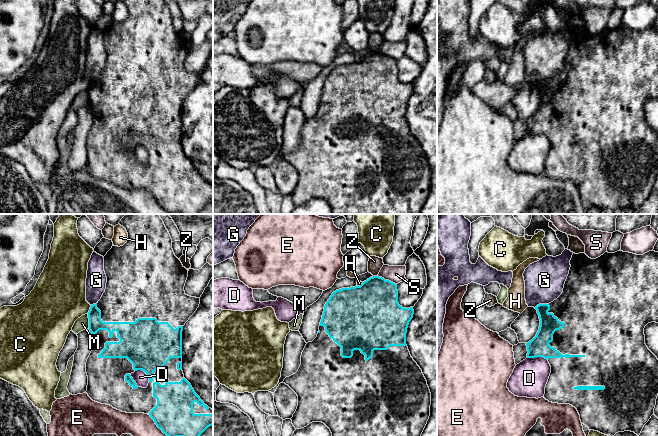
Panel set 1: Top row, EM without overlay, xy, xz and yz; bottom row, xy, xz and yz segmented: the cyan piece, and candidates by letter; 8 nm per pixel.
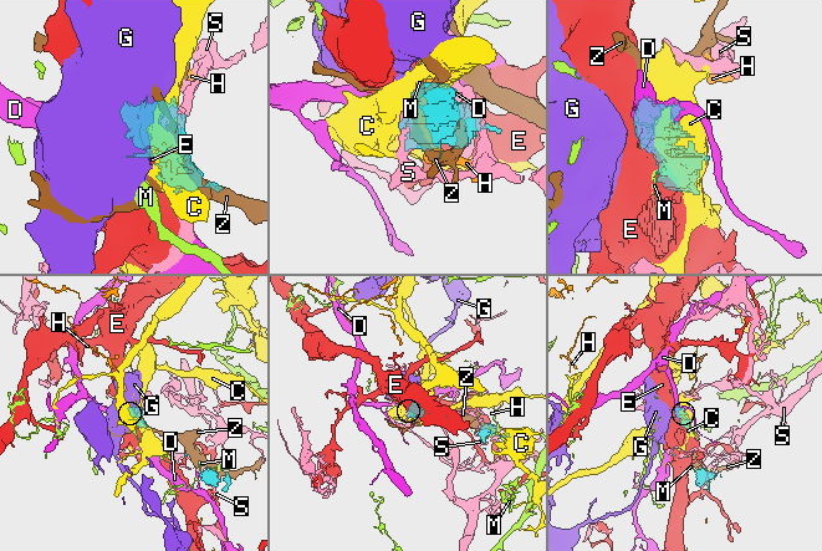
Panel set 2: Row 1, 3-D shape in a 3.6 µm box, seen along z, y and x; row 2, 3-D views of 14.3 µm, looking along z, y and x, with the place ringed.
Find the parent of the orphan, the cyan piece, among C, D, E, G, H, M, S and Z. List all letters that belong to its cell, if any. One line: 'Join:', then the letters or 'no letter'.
Join: no letter

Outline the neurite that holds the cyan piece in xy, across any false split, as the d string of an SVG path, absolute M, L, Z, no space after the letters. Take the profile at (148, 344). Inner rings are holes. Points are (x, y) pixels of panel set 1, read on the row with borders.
M126 214L119 222L128 233L128 241L123 246L112 246L104 256L104 271L107 277L106 289L101 299L91 305L88 312L89 330L93 336L93 349L86 362L86 373L88 385L86 393L95 402L110 405L113 408L126 413L148 414L157 427L167 436L200 436L208 427L213 425L213 410L209 408L195 393L191 384L184 378L182 371L182 331L183 326L195 313L200 304L200 298L191 297L185 294L184 286L188 277L188 270L175 256L172 249L172 239L166 229L163 220L158 214ZM137 370L144 371L149 383L146 388L138 387L131 377L131 373Z

